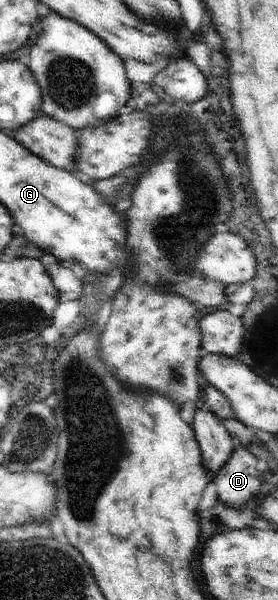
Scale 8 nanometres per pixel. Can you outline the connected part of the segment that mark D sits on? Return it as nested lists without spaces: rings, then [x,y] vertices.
[[[244,446],[233,448],[228,461],[215,473],[213,481],[217,487],[217,494],[221,502],[229,506],[246,506],[248,502],[254,502],[256,497],[262,494],[262,473],[256,468],[258,460]]]

